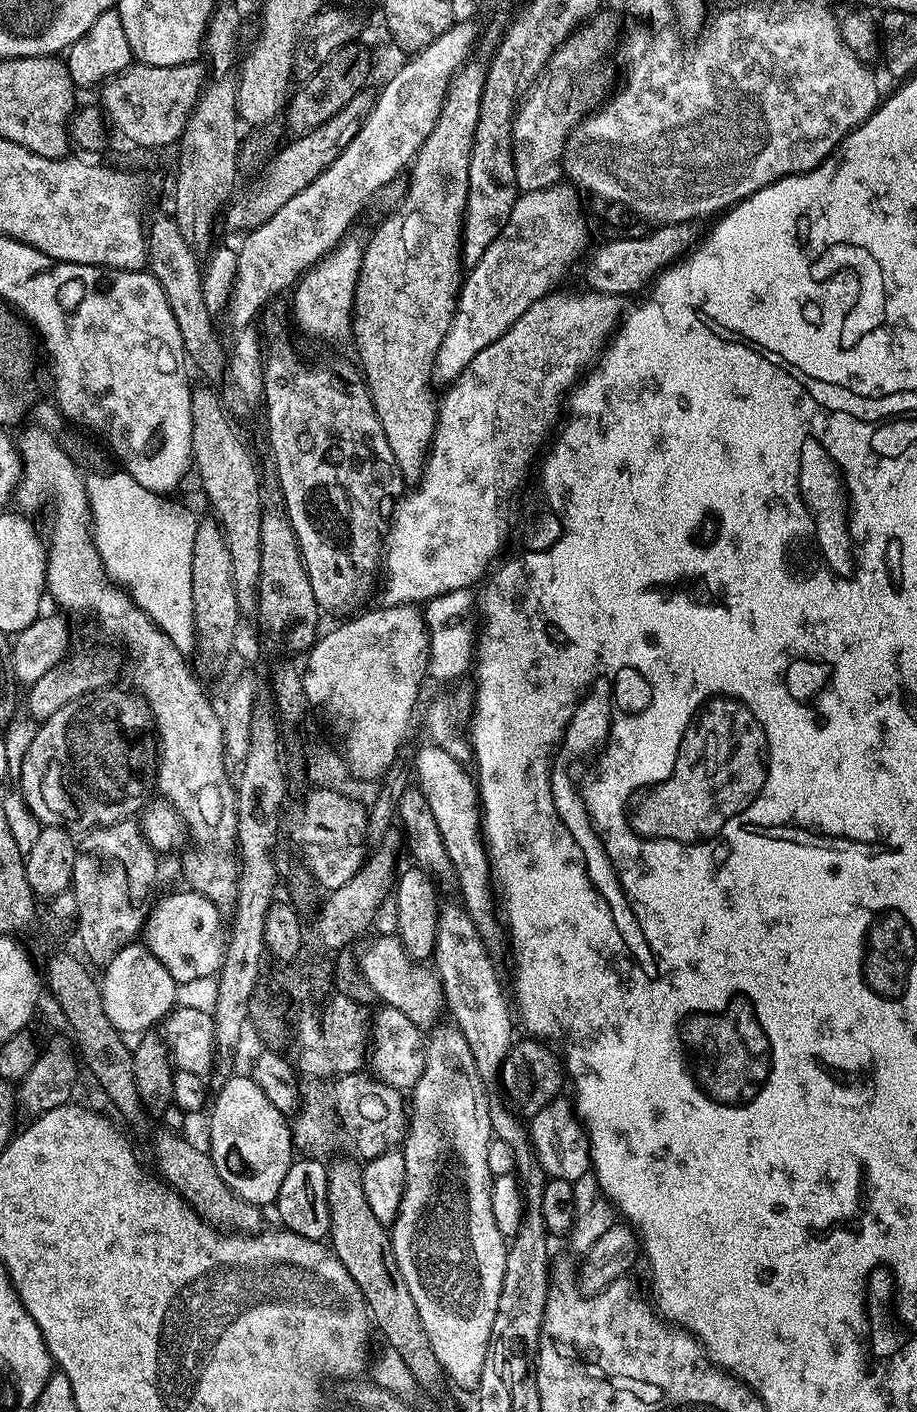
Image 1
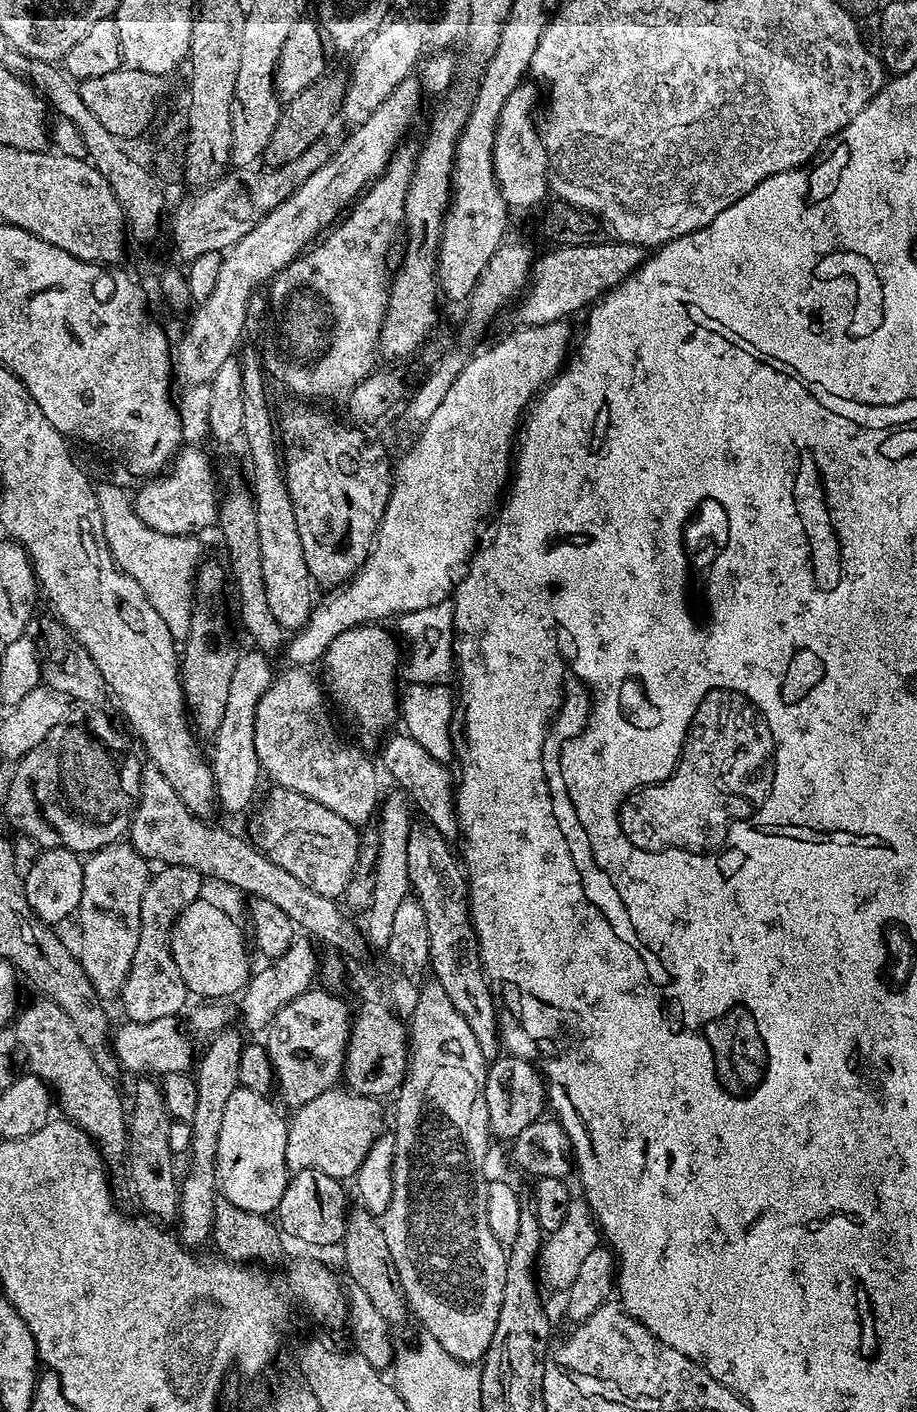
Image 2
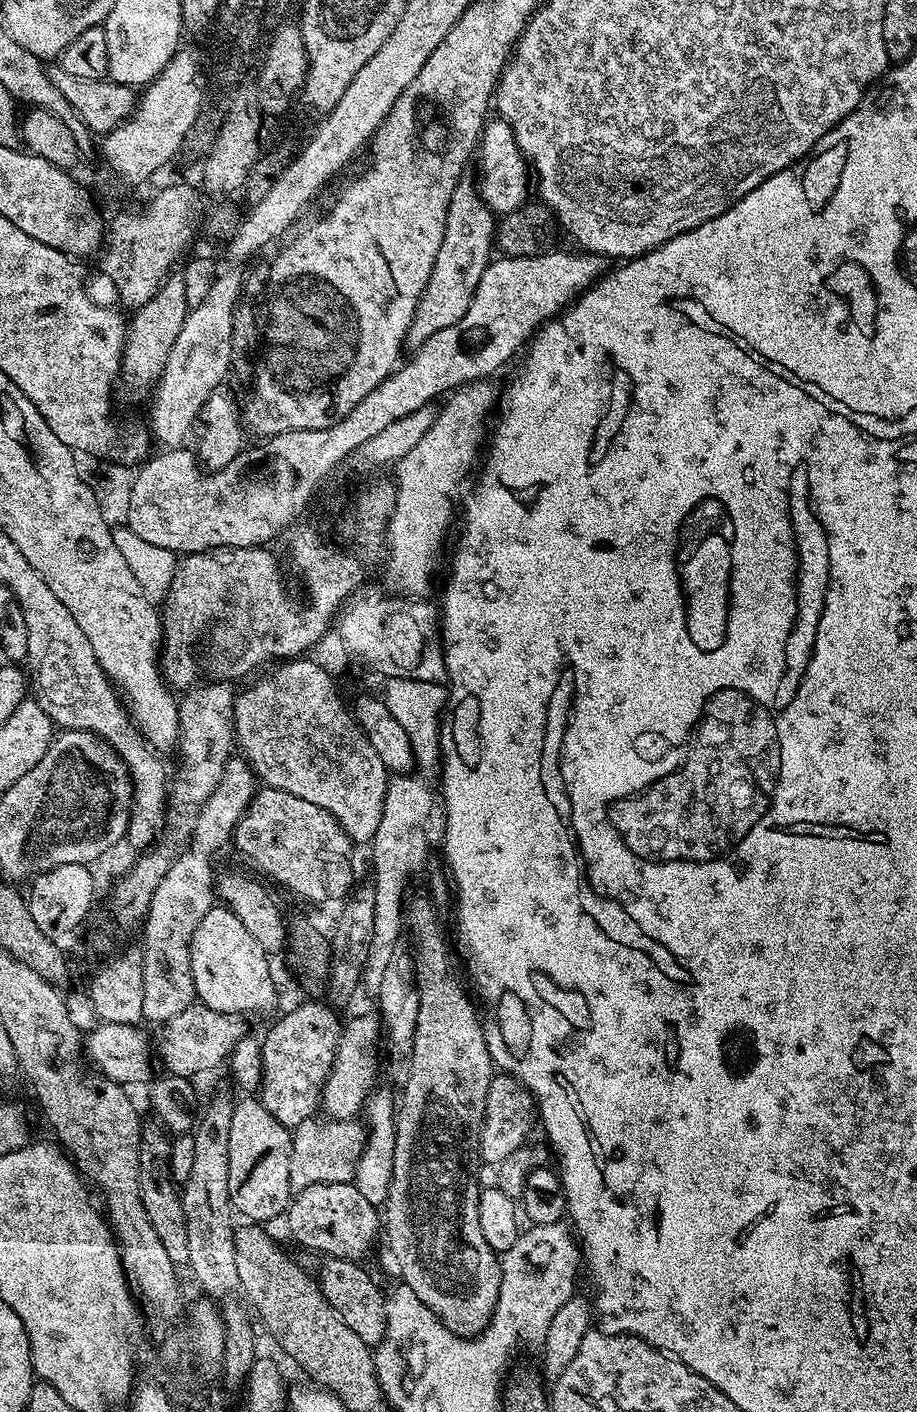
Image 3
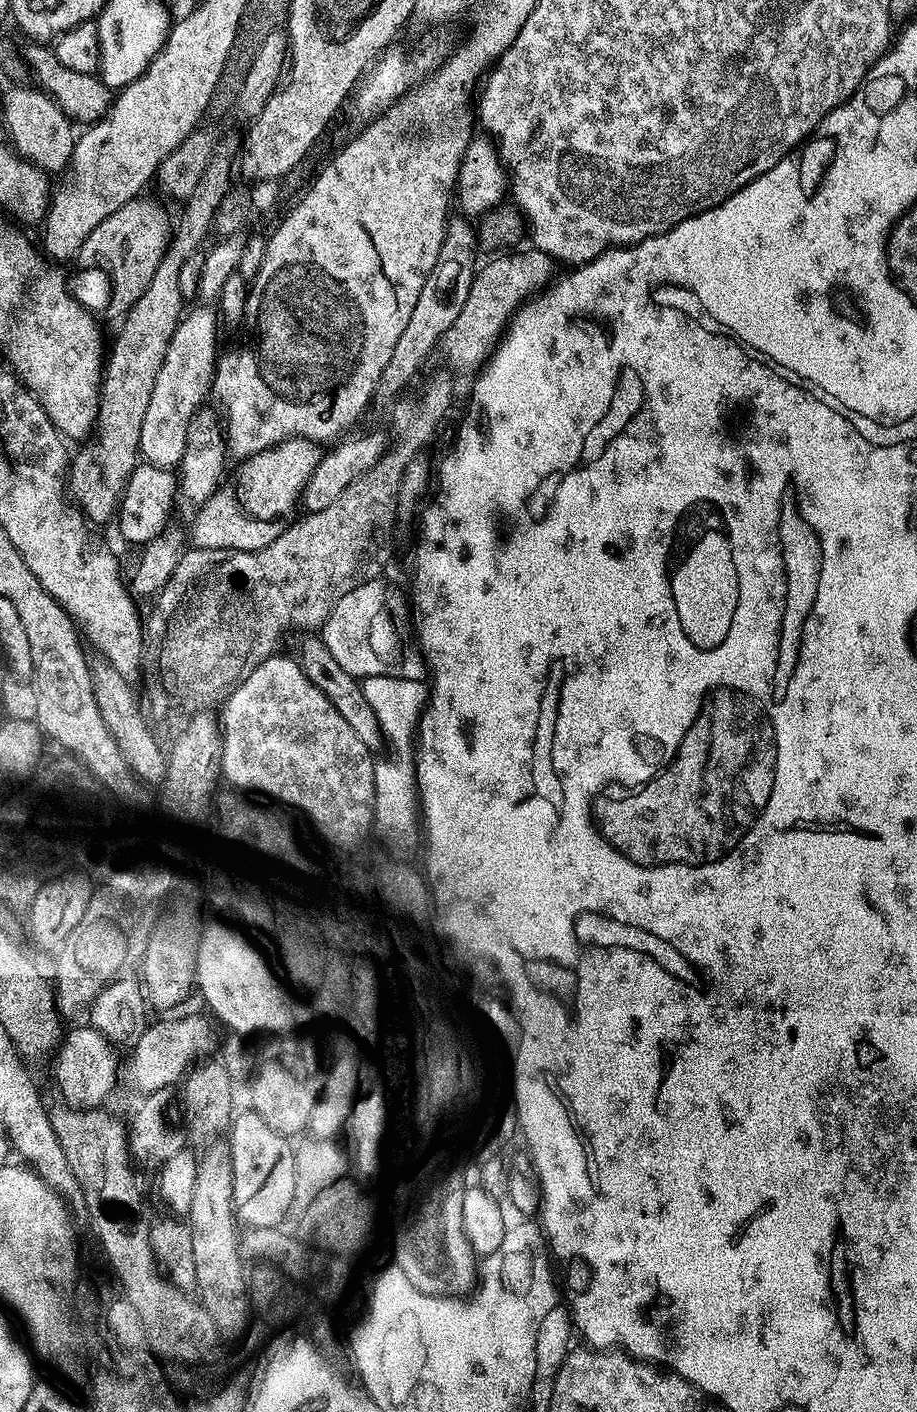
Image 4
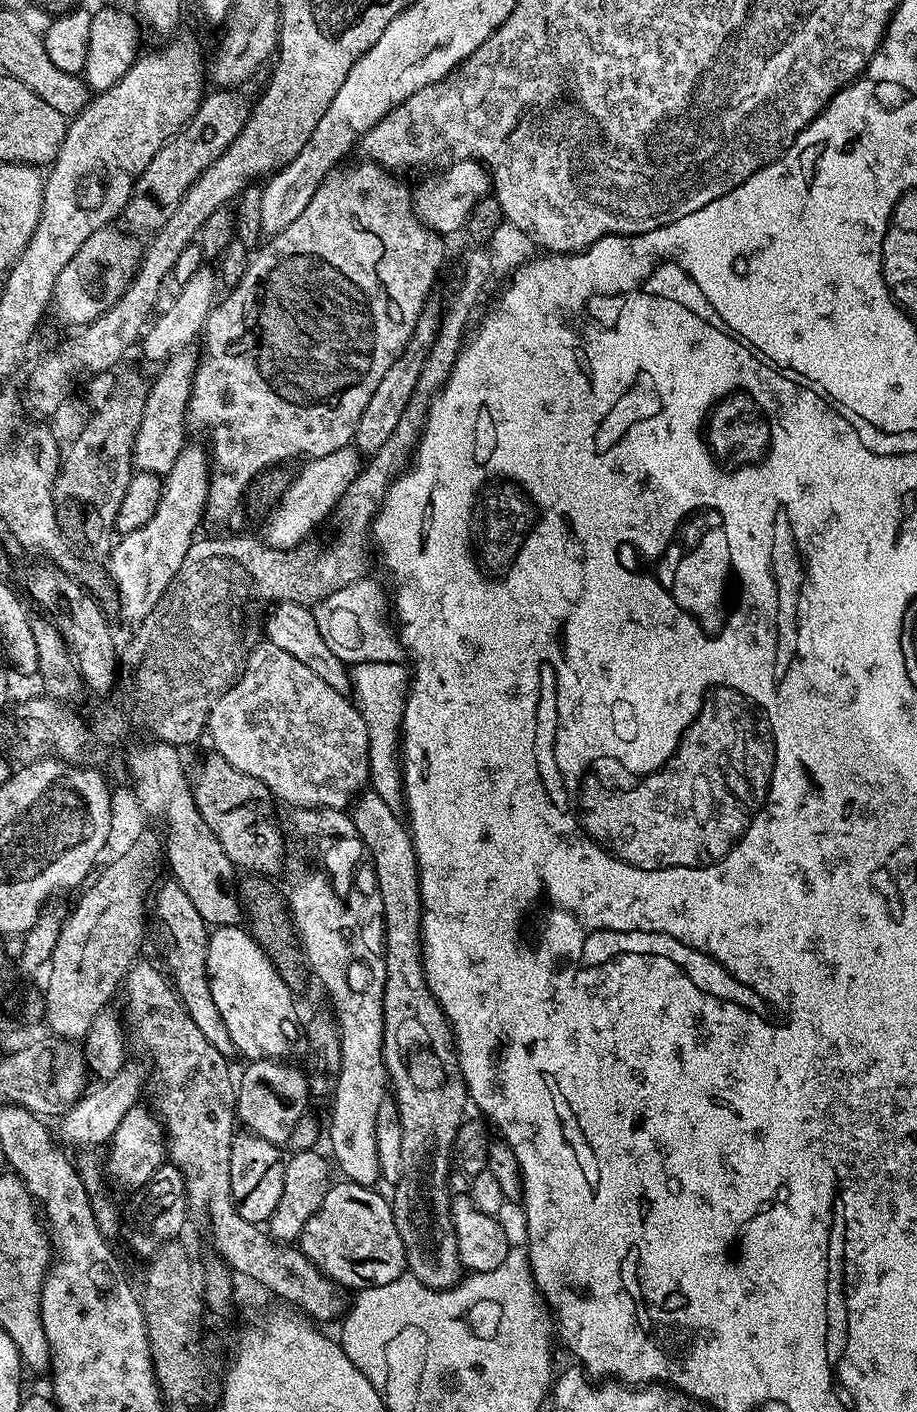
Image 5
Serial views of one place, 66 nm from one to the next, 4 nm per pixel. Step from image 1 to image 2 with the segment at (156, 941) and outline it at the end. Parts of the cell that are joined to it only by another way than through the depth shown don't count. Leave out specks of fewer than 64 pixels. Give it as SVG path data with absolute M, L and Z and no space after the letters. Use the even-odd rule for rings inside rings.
M207 898L195 900L177 915L172 926L172 957L189 993L198 998L220 998L241 991L250 979L248 948L238 925L228 912L223 912Z

